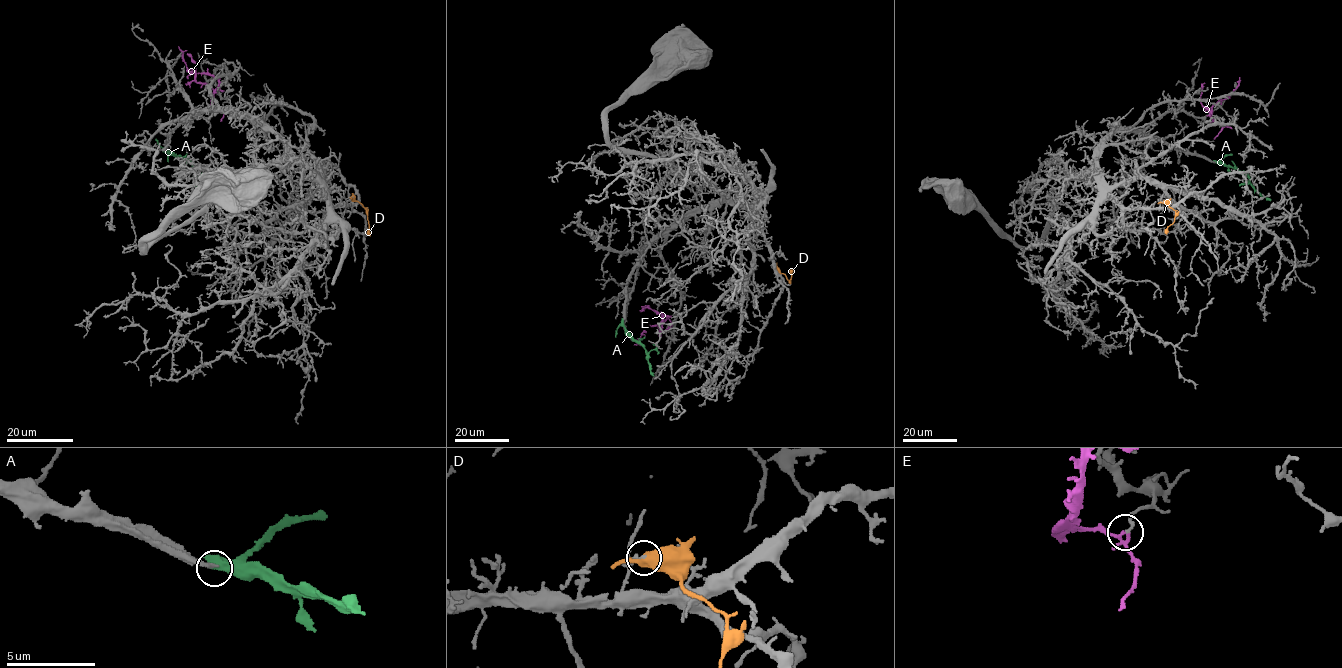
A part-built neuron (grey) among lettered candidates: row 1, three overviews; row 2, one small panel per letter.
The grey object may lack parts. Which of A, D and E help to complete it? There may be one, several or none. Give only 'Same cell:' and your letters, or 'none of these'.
Same cell: none of these

